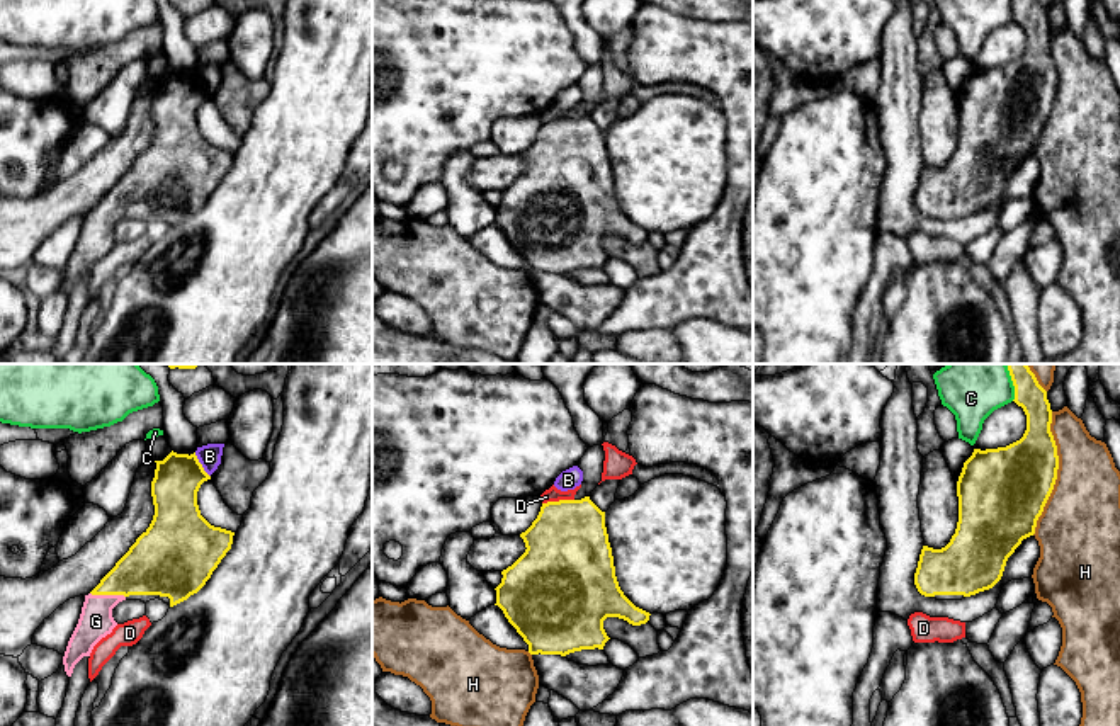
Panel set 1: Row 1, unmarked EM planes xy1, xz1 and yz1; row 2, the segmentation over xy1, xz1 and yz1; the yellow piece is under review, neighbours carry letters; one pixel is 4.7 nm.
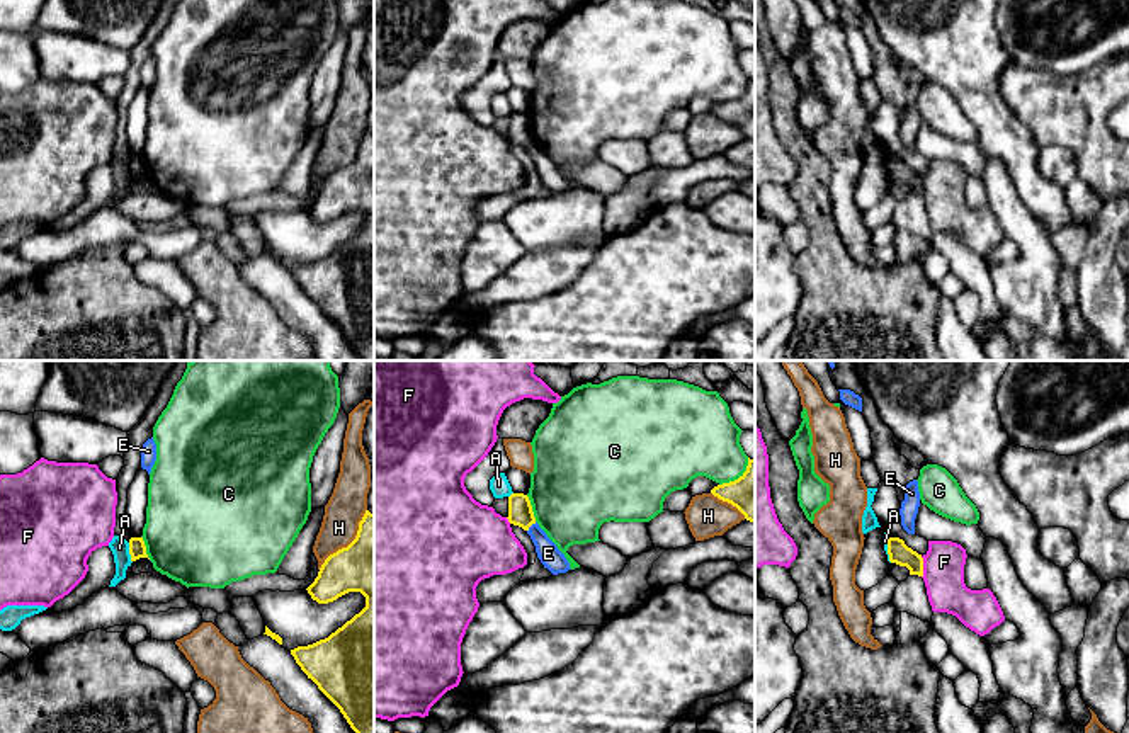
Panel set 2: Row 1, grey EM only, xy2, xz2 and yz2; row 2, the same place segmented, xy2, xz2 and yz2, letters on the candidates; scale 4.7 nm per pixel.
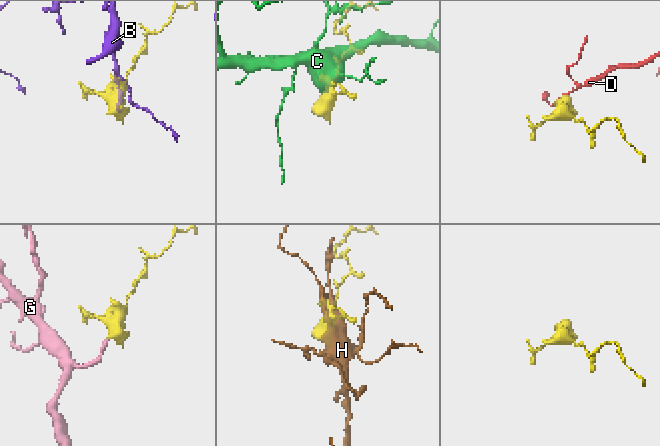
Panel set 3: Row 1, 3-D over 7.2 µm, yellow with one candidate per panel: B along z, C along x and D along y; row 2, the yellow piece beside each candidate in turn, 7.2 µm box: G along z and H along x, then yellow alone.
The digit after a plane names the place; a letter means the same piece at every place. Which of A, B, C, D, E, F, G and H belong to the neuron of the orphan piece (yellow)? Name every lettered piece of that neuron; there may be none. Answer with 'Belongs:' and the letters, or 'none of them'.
Belongs: G

